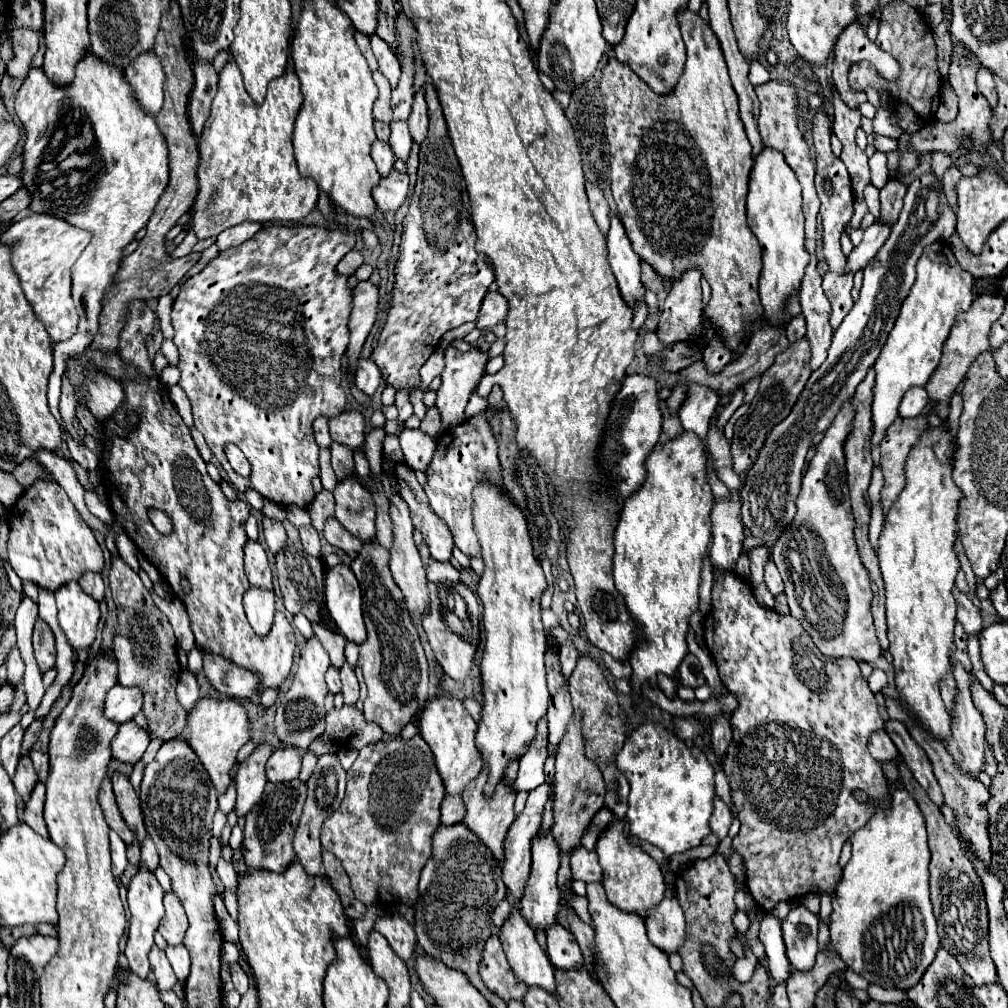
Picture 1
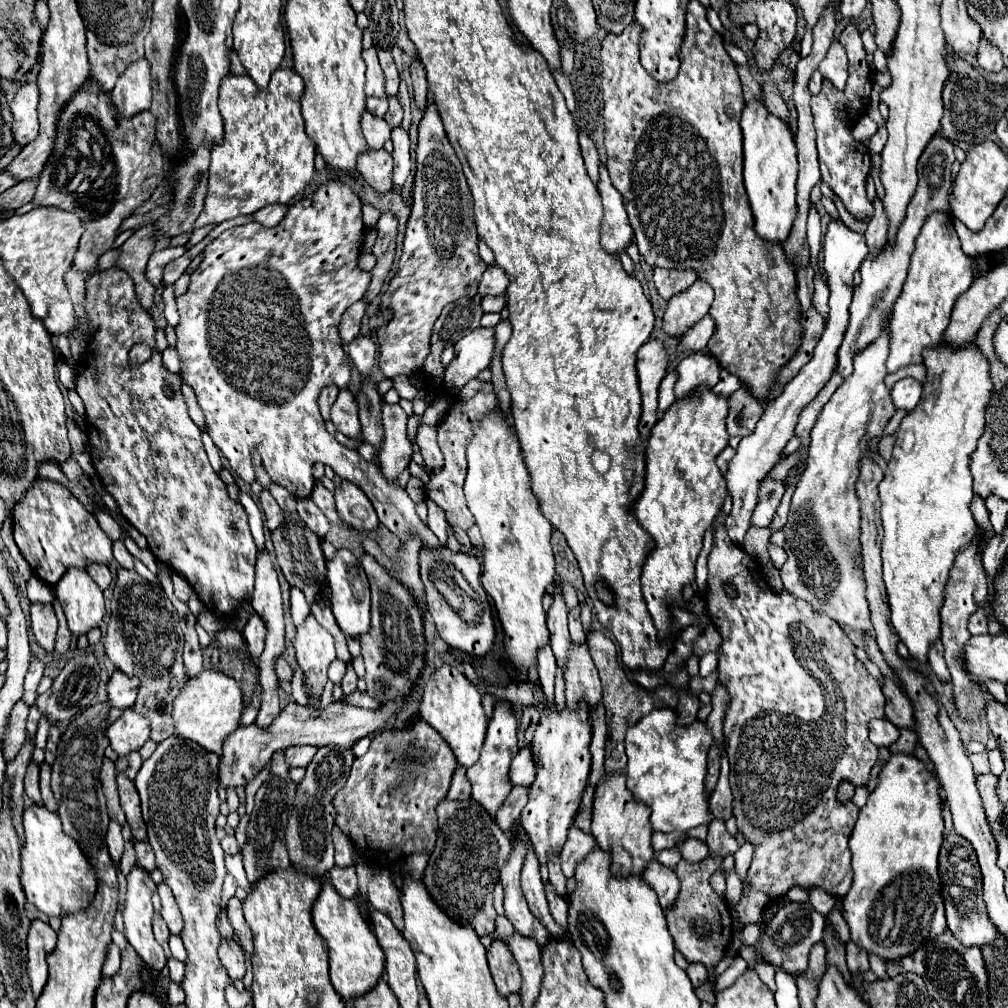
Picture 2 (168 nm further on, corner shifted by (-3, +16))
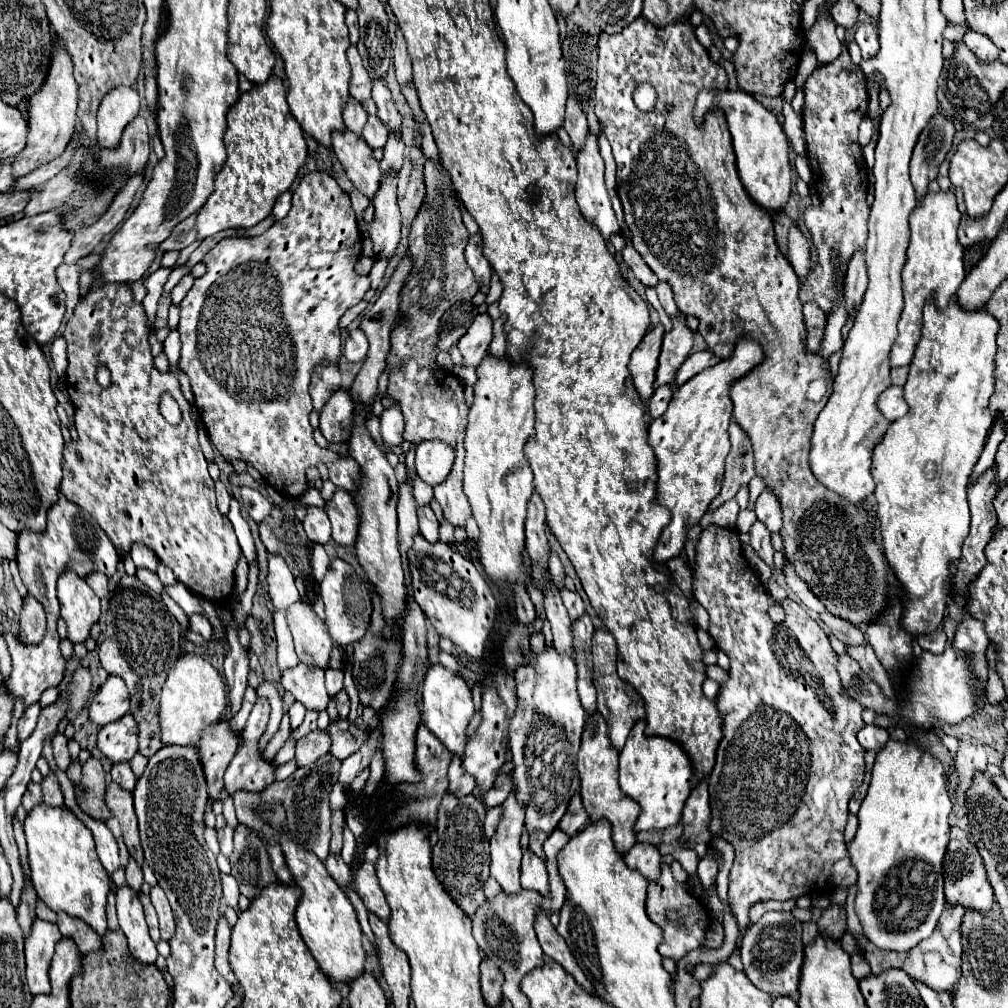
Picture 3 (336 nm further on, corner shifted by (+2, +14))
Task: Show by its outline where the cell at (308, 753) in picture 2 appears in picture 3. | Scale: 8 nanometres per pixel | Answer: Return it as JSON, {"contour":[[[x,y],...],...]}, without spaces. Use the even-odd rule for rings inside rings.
{"contour":[[[317,728],[297,742],[295,760],[299,766],[309,766],[311,762],[317,762],[323,754],[329,754],[329,748],[331,748],[331,736],[327,734],[327,730]]]}

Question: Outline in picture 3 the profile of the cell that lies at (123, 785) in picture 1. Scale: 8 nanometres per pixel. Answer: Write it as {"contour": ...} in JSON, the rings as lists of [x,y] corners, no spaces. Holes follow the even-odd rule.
{"contour":[[[111,782],[111,786],[107,788],[107,794],[105,794],[105,804],[111,810],[111,814],[117,816],[121,822],[123,840],[125,840],[129,854],[135,856],[139,866],[143,866],[143,850],[141,850],[141,842],[139,842],[139,832],[137,832],[133,796],[129,792],[125,792],[123,788],[119,788],[115,782]]]}

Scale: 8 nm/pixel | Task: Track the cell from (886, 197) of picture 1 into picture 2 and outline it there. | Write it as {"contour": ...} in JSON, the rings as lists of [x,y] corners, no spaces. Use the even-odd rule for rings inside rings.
{"contour":[[[874,200],[874,214],[872,214],[872,220],[868,224],[868,230],[866,230],[866,240],[868,240],[868,248],[870,248],[870,254],[878,252],[884,242],[888,240],[888,216],[884,212],[884,204],[882,200]]]}

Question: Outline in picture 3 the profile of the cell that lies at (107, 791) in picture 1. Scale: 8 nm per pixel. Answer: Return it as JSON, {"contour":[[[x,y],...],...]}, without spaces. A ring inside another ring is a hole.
{"contour":[[[97,758],[83,762],[83,778],[75,784],[75,800],[79,808],[95,820],[107,820],[111,816],[105,806],[105,772]]]}

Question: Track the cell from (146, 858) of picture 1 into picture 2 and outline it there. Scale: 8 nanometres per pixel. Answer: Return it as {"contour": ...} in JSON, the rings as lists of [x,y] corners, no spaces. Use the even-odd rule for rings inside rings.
{"contour":[[[140,840],[140,842],[134,842],[134,848],[136,848],[136,854],[138,854],[138,866],[142,866],[148,872],[152,872],[154,870],[152,846],[146,840]]]}

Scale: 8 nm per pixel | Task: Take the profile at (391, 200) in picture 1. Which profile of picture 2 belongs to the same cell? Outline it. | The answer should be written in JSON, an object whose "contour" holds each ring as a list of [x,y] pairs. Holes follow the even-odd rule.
{"contour":[[[368,150],[358,156],[358,172],[364,176],[364,180],[380,194],[386,194],[392,190],[392,172],[394,172],[394,160],[386,150]]]}

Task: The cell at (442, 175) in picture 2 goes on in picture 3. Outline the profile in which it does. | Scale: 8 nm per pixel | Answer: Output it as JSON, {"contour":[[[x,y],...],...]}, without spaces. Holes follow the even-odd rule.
{"contour":[[[431,160],[425,164],[425,186],[427,196],[417,214],[417,220],[411,226],[409,236],[409,254],[413,256],[411,274],[401,290],[401,318],[399,324],[391,332],[391,350],[387,356],[389,368],[389,398],[397,400],[405,416],[405,436],[403,440],[411,444],[419,444],[423,440],[443,440],[457,450],[457,460],[453,464],[451,474],[441,486],[435,486],[435,500],[441,504],[445,518],[463,526],[471,516],[471,506],[467,496],[463,494],[463,438],[467,426],[467,404],[463,398],[463,384],[455,378],[453,388],[447,388],[451,380],[445,380],[443,372],[437,372],[437,340],[439,340],[439,322],[443,310],[453,306],[459,300],[469,300],[477,294],[479,284],[475,282],[471,268],[465,262],[465,246],[469,240],[469,232],[461,220],[461,212],[453,198],[453,190],[449,188],[451,178],[445,168],[435,166]],[[405,360],[403,366],[397,368],[397,362]]]}

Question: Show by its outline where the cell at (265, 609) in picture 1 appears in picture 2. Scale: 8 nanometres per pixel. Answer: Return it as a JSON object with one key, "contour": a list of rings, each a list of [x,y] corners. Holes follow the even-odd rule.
{"contour":[[[254,612],[248,620],[248,624],[242,630],[242,636],[246,640],[248,646],[248,654],[252,656],[252,660],[258,660],[262,650],[264,650],[264,638],[266,638],[266,624],[260,618],[258,612]]]}

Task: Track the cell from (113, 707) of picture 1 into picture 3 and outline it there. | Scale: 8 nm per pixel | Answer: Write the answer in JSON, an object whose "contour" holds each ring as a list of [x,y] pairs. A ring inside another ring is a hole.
{"contour":[[[109,676],[89,706],[89,720],[97,726],[115,722],[129,712],[129,692],[119,676]]]}

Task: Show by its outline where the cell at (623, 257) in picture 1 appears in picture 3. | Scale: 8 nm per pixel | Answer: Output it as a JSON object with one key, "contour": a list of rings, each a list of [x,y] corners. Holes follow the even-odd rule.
{"contour":[[[587,134],[587,142],[583,150],[575,152],[577,162],[577,182],[575,182],[575,198],[587,220],[591,220],[605,240],[613,232],[621,232],[605,182],[603,182],[603,158],[597,150],[597,136]]]}

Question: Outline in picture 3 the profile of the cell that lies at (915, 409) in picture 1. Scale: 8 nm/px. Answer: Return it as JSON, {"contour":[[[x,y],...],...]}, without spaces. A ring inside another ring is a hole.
{"contour":[[[889,386],[881,396],[879,396],[879,402],[877,402],[877,408],[879,412],[889,420],[889,422],[895,422],[897,418],[905,416],[909,406],[903,398],[903,388],[899,386]]]}

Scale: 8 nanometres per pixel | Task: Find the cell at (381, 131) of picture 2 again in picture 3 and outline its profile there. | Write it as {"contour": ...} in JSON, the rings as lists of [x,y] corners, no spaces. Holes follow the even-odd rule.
{"contour":[[[349,98],[347,106],[343,108],[343,120],[345,120],[345,126],[351,132],[355,132],[357,136],[361,136],[361,128],[367,122],[367,112],[363,110],[363,106],[359,102],[355,102],[355,98]]]}

